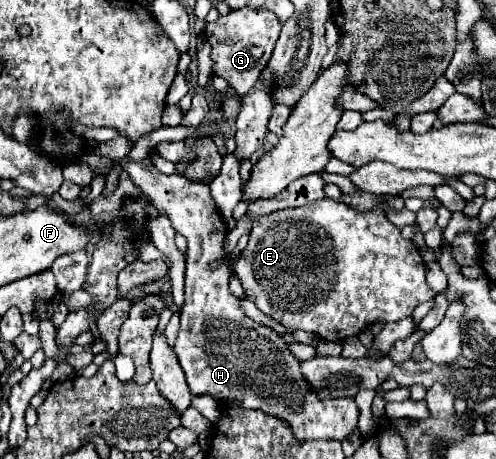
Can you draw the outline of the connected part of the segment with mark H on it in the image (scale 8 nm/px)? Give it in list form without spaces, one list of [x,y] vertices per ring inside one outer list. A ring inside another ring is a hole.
[[[114,158],[114,162],[120,164],[122,170],[126,170],[126,172],[130,174],[132,182],[152,200],[152,204],[154,204],[158,210],[164,210],[164,212],[168,214],[168,218],[170,218],[174,230],[176,230],[178,234],[182,234],[182,236],[188,240],[186,284],[184,284],[184,296],[186,296],[186,298],[184,298],[184,306],[182,306],[182,312],[180,312],[180,332],[178,332],[178,338],[176,338],[176,344],[174,344],[174,352],[178,354],[178,360],[180,360],[182,370],[184,370],[184,374],[186,374],[186,380],[188,380],[188,386],[190,386],[190,390],[192,390],[192,396],[208,394],[208,396],[212,396],[216,402],[226,402],[226,404],[238,402],[238,406],[242,406],[242,408],[252,408],[252,410],[260,410],[260,412],[264,412],[264,414],[268,414],[268,416],[276,416],[276,418],[280,418],[280,420],[292,430],[292,434],[294,434],[296,440],[344,440],[346,436],[350,436],[350,434],[354,432],[354,428],[356,428],[356,424],[358,424],[358,416],[360,416],[360,410],[358,410],[354,398],[342,398],[342,400],[340,400],[340,398],[326,398],[326,400],[324,400],[324,398],[320,398],[316,392],[310,392],[312,386],[306,382],[306,378],[304,378],[304,374],[302,374],[302,370],[300,370],[300,360],[288,350],[288,344],[284,342],[284,338],[282,338],[280,334],[278,334],[278,338],[274,338],[274,330],[272,330],[272,328],[266,328],[266,326],[262,326],[262,324],[256,324],[252,318],[248,318],[248,316],[244,314],[242,306],[240,306],[240,300],[238,300],[236,296],[230,294],[230,290],[228,290],[228,278],[230,278],[230,268],[228,268],[228,264],[220,264],[218,270],[210,270],[210,264],[212,264],[212,262],[224,258],[222,244],[224,244],[224,238],[226,238],[226,224],[224,224],[222,216],[218,214],[218,210],[216,210],[216,206],[214,206],[214,200],[212,200],[212,196],[210,196],[208,184],[192,182],[192,180],[188,180],[186,176],[180,176],[180,174],[170,174],[170,176],[166,176],[166,174],[162,174],[160,170],[156,170],[148,158],[142,160],[142,162],[130,162],[128,158]]]

